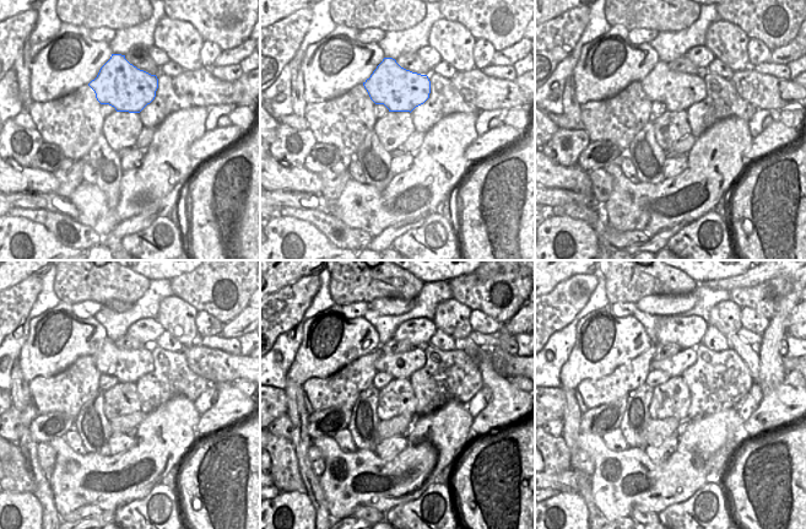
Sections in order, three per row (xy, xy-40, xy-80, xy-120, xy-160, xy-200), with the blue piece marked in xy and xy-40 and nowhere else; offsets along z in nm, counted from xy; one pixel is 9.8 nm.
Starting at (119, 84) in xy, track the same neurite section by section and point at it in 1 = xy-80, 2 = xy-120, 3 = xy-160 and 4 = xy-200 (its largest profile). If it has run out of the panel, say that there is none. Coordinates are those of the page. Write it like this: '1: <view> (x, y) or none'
1: xy-80 (677, 91)
2: xy-120 (126, 366)
3: xy-160 (404, 365)
4: xy-200 (675, 365)

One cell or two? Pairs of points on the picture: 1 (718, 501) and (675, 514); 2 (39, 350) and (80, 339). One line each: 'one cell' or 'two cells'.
1: one cell
2: one cell

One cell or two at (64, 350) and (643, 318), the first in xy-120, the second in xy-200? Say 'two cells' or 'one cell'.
two cells

